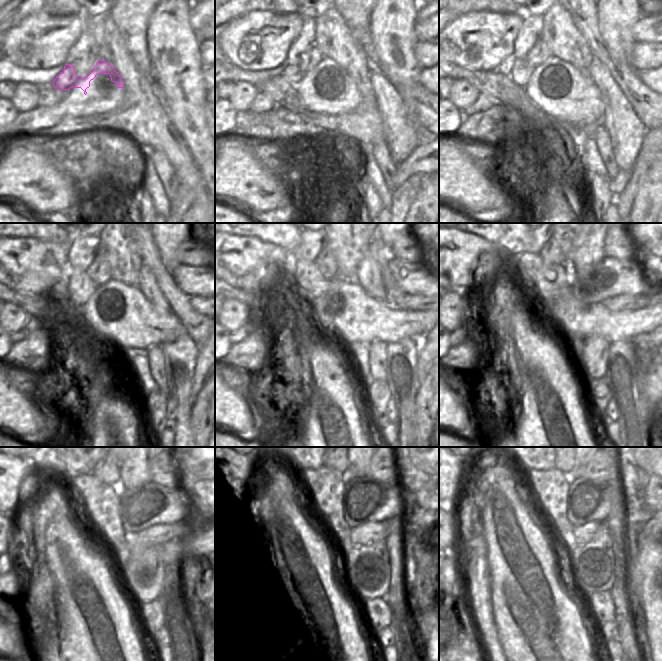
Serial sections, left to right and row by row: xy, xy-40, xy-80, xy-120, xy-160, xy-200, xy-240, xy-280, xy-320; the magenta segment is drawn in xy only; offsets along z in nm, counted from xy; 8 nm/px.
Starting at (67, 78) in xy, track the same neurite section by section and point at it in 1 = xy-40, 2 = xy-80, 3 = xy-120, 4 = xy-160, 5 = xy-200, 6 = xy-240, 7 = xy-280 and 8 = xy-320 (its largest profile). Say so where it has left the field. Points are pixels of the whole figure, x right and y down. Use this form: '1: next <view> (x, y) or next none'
1: next xy-40 (292, 74)
2: next xy-80 (522, 74)
3: next xy-120 (78, 292)
4: next xy-160 (308, 284)
5: next xy-200 (537, 279)
6: next xy-240 (101, 502)
7: next xy-280 (322, 490)
8: next xy-320 (550, 487)

